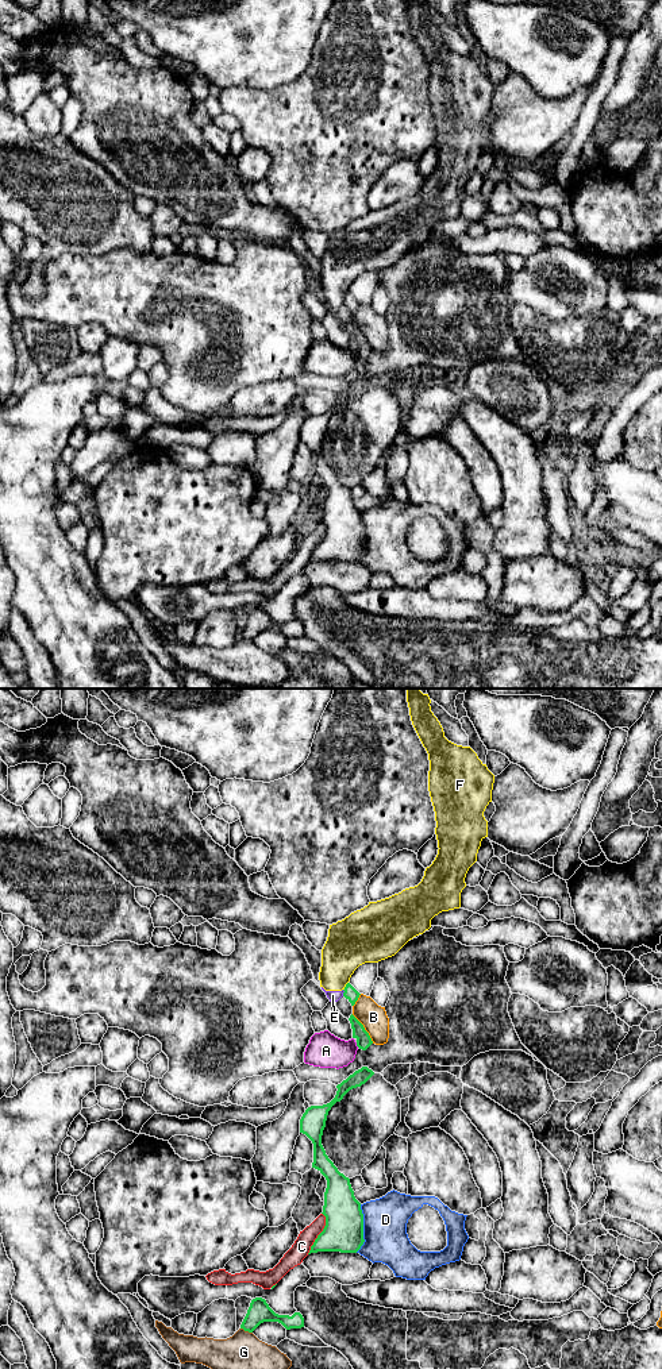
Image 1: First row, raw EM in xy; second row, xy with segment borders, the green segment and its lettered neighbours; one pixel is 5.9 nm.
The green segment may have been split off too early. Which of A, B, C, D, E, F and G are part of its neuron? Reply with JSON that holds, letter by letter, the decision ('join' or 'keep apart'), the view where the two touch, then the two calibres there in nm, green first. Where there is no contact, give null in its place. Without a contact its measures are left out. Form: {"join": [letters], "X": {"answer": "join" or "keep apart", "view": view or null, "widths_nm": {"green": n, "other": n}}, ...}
{"join": [], "A": {"answer": "keep apart", "view": "xy", "widths_nm": {"green": 90, "other": 200}}, "B": {"answer": "keep apart", "view": "xy", "widths_nm": {"green": 90, "other": 160}}, "C": {"answer": "keep apart", "view": "xy", "widths_nm": {"green": 240, "other": 110}}, "D": {"answer": "keep apart", "view": "xy", "widths_nm": {"green": 240, "other": 260}}, "E": {"answer": "keep apart", "view": "xy", "widths_nm": {"green": 80, "other": 60}}, "F": {"answer": "keep apart", "view": "xy", "widths_nm": {"green": 80, "other": 280}}, "G": {"answer": "keep apart", "view": "xy", "widths_nm": {"green": 130, "other": 260}}}

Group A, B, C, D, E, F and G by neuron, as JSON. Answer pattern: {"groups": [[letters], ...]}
{"groups": [["A"], ["B"], ["C"], ["D"], ["E", "F"], ["G"]]}

